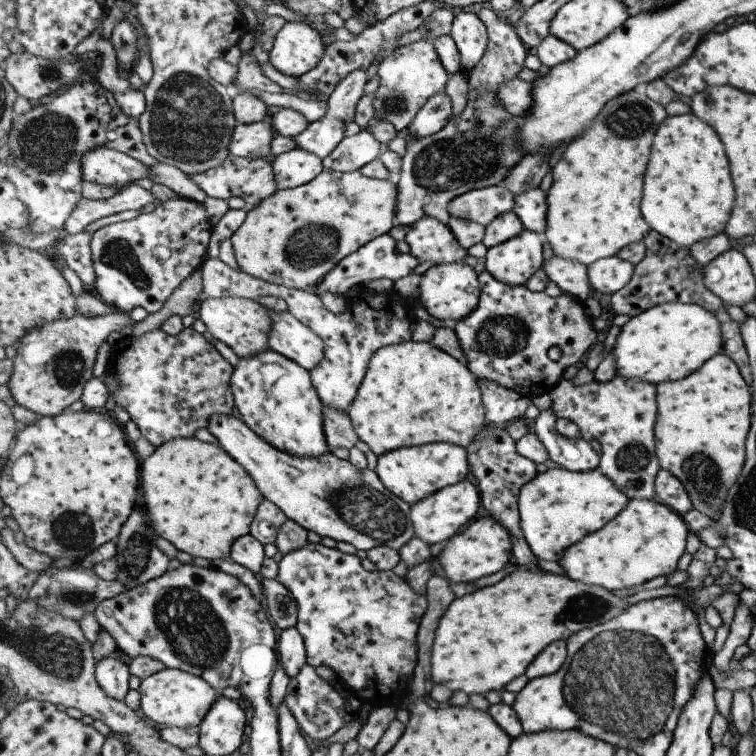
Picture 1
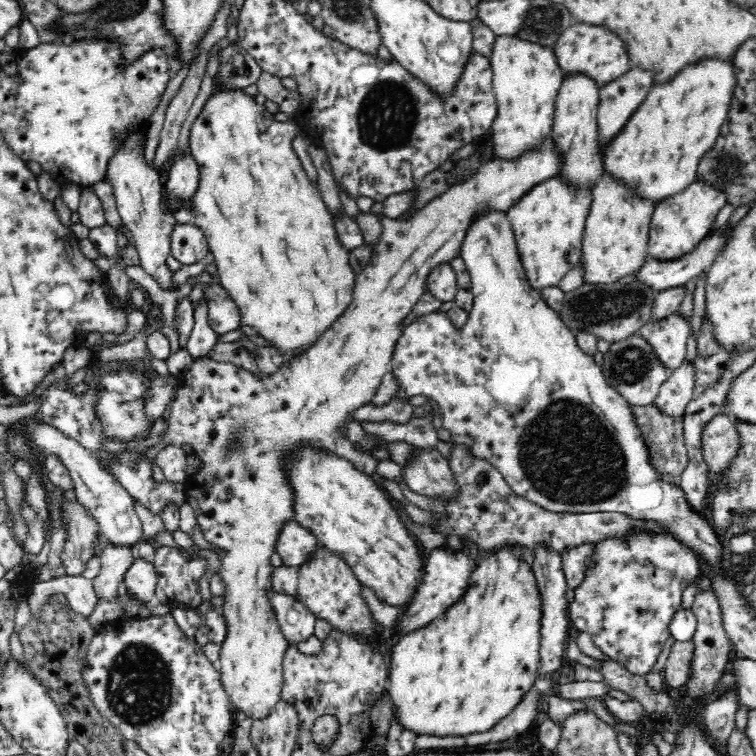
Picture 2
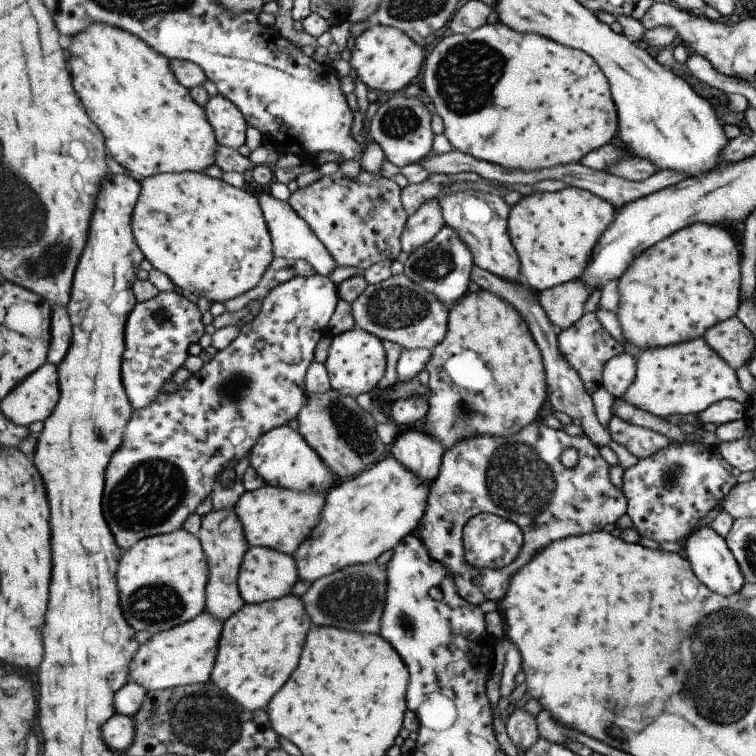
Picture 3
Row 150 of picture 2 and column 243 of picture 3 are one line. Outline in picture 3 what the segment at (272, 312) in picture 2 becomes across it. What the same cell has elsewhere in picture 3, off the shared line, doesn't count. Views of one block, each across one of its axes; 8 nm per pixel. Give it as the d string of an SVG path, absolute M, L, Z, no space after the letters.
M195 171L161 173L142 180L142 193L133 213L132 229L145 258L181 290L189 290L210 303L225 304L255 288L276 252L264 210L255 194Z

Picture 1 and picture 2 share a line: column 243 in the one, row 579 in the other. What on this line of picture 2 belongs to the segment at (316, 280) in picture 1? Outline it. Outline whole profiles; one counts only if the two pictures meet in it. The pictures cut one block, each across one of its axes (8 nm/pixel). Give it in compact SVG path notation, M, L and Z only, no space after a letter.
M547 135L546 138L542 138L542 142L538 142L538 144L532 146L530 150L522 150L522 154L518 154L516 158L494 157L485 161L476 168L474 174L469 175L462 182L452 185L446 192L443 192L440 196L437 196L434 200L428 202L424 208L417 210L408 220L398 221L398 219L386 216L383 212L378 214L378 219L380 219L380 225L382 225L383 232L381 233L377 245L374 247L371 262L368 262L366 268L355 277L355 286L353 288L350 305L347 306L346 310L342 312L342 315L340 315L338 319L335 319L334 322L331 323L331 326L328 327L326 331L322 332L322 334L318 334L318 338L316 338L316 342L312 347L308 348L302 355L295 356L288 363L283 364L271 375L262 375L259 377L252 371L238 367L236 364L230 364L230 362L216 362L216 360L213 360L208 356L199 357L194 360L193 364L181 375L180 383L176 388L176 396L173 398L172 406L170 406L170 417L167 420L168 434L164 436L162 442L144 451L143 456L153 460L158 451L168 445L174 445L176 447L190 446L193 450L193 454L201 460L201 469L192 476L191 479L184 481L185 502L192 506L205 540L208 543L211 543L213 547L215 547L215 550L217 548L224 550L224 554L221 554L222 569L220 574L223 581L226 583L227 591L224 596L225 603L220 612L226 619L228 634L226 635L226 640L221 644L219 656L221 666L218 669L221 673L222 688L226 691L228 699L232 701L235 708L242 711L243 716L253 718L255 722L261 721L270 714L274 705L282 699L281 694L284 682L283 658L286 649L290 644L282 634L282 631L280 631L275 614L272 613L273 606L270 604L270 601L268 601L268 595L273 592L270 580L270 574L272 574L273 569L273 566L271 565L271 556L274 553L274 542L276 536L278 536L279 527L282 526L284 522L294 519L294 509L291 508L290 485L287 484L286 473L282 470L283 452L294 443L302 442L302 440L305 439L305 442L316 443L317 446L329 450L332 454L337 454L338 457L353 462L354 467L362 472L367 474L375 472L376 465L378 465L378 459L375 458L369 450L362 450L361 447L355 447L355 443L351 441L347 435L347 425L354 421L354 418L350 417L353 411L370 403L382 382L382 377L390 369L390 363L393 358L393 353L395 352L397 340L403 332L403 330L399 329L399 323L402 323L403 319L406 319L406 316L410 314L415 303L427 292L427 278L429 277L430 271L436 269L438 265L449 263L450 260L459 256L463 242L465 241L466 233L478 217L485 216L485 214L490 211L506 213L507 210L511 206L514 206L514 204L522 198L522 195L526 194L533 186L536 186L539 182L544 182L547 178L552 178L553 176L558 175L560 169L564 168L564 164L564 150L561 150L561 147L557 146L557 139L553 138L553 135Z

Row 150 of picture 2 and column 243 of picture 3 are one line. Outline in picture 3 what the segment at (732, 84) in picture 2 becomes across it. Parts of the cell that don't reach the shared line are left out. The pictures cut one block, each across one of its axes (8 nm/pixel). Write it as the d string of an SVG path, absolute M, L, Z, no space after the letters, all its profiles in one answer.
M299 595L264 603L246 603L224 624L220 654L211 681L229 691L248 711L267 708L299 666L307 634L313 628L308 608Z

